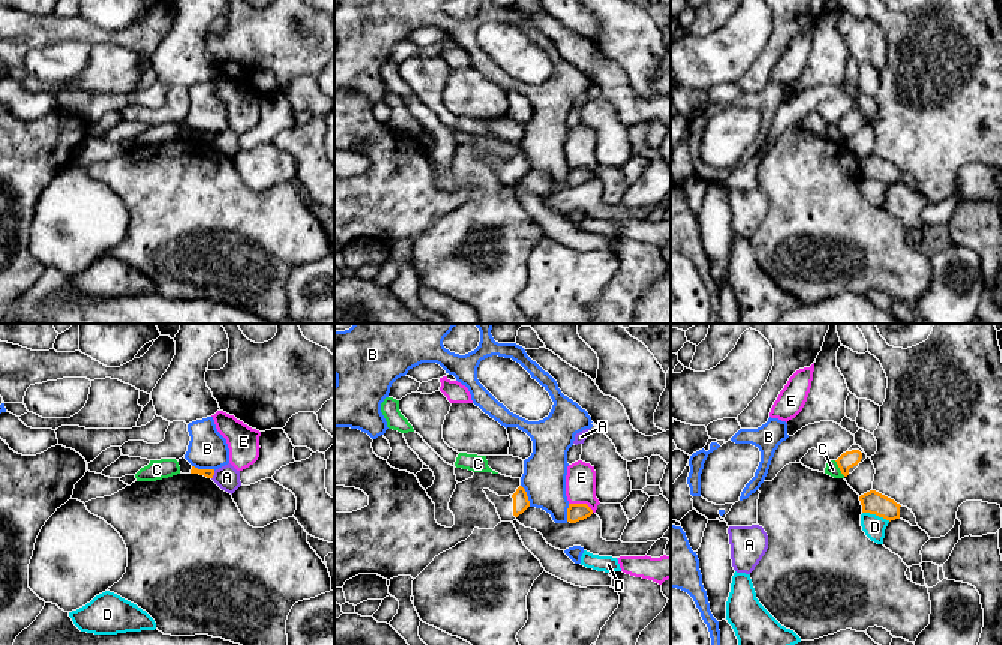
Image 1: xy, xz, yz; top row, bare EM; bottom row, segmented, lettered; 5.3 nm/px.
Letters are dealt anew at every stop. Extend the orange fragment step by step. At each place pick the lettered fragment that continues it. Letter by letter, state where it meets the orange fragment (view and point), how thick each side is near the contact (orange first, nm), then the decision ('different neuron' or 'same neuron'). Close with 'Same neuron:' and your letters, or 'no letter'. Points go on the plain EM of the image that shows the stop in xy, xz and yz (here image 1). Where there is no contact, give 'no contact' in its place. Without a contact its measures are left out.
A: meets orange in xy at (213, 138); 50 nm thick on the orange side, 130 nm on the other; different neuron
B: meets orange in xy at (204, 134); 50 nm thick on the orange side, 220 nm on the other; different neuron
C: meets orange in yz at (839, 131); 90 nm thick on the orange side, 70 nm on the other; different neuron
D: meets orange in yz at (876, 179); 120 nm thick on the orange side, 120 nm on the other; different neuron
E: meets orange in xz at (581, 168); 100 nm thick on the orange side, 160 nm on the other; different neuron
Same neuron: no letter

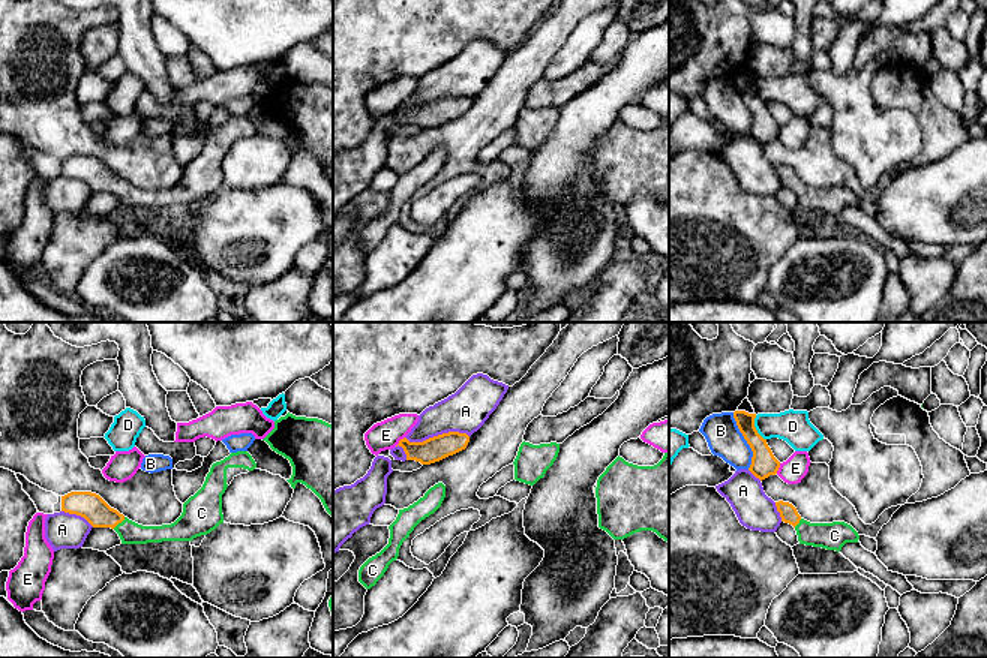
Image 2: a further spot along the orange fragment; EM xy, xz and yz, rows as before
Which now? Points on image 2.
A: meets orange in xz at (438, 99); 130 nm thick on the orange side, 240 nm on the other; different neuron
B: meets orange in yz at (746, 104); 140 nm thick on the orange side, 190 nm on the other; different neuron
C: meets orange in xy at (119, 186); 150 nm thick on the orange side, 120 nm on the other; same neuron
D: meets orange in yz at (755, 92); 140 nm thick on the orange side, 180 nm on the other; different neuron
E: meets orange in xz at (399, 105); 130 nm thick on the orange side, 160 nm on the other; different neuron
Same neuron: C

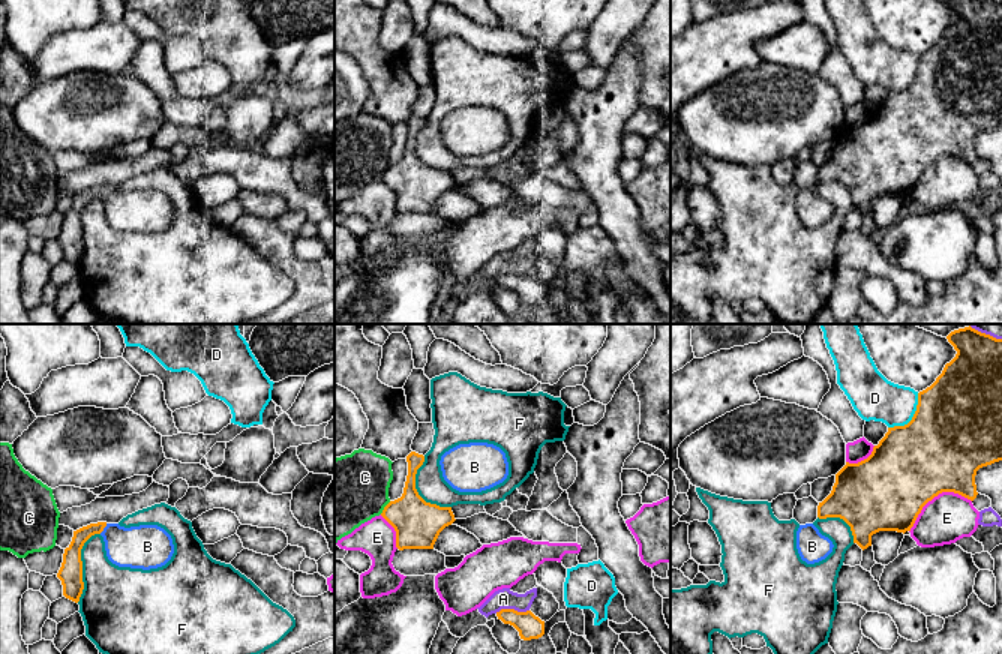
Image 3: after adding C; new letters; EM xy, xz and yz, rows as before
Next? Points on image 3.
A: meets orange in xz at (512, 273); 130 nm thick on the orange side, 110 nm on the other; different neuron
B: meets orange in xy at (104, 191); 100 nm thick on the orange side, 240 nm on the other; same neuron
C: meets orange in xz at (384, 171); 260 nm thick on the orange side, 380 nm on the other; different neuron
D: meets orange in yz at (912, 81); 480 nm thick on the orange side, 240 nm on the other; different neuron
E: meets orange in yz at (935, 159); 440 nm thick on the orange side, 260 nm on the other; different neuron
F: meets orange in xy at (81, 230); 130 nm thick on the orange side, 360 nm on the other; different neuron
Same neuron: B

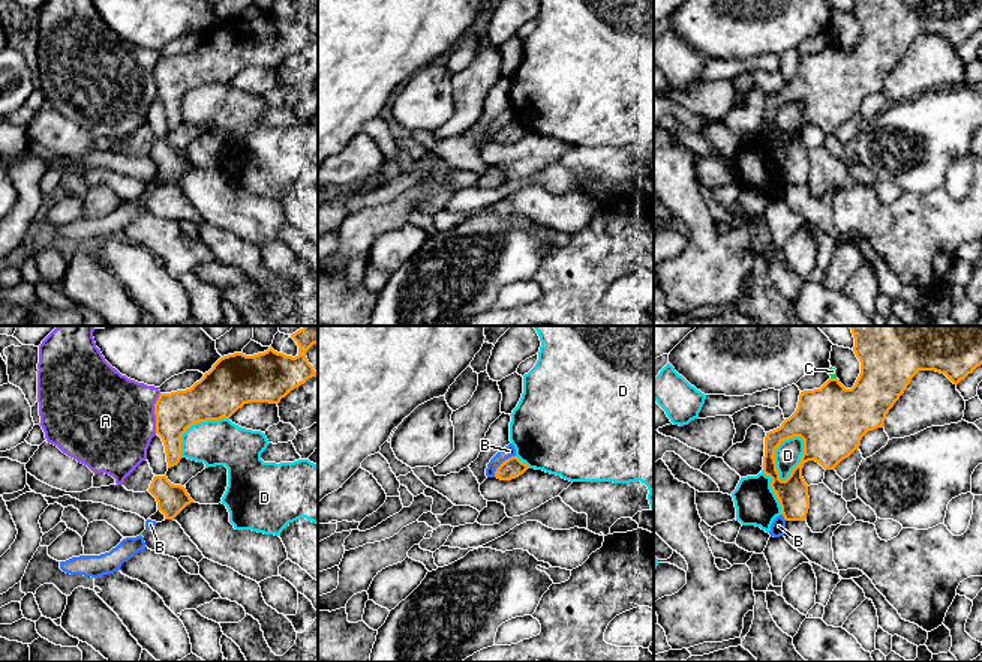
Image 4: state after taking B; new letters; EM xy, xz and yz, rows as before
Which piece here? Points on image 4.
A: meets orange in xy at (155, 77); 220 nm thick on the orange side, 480 nm on the other; different neuron
B: meets orange in xz at (501, 128); 110 nm thick on the orange side, 70 nm on the other; different neuron
C: meets orange in yz at (834, 42); 360 nm thick on the orange side, 50 nm on the other; different neuron
D: meets orange in yz at (801, 123); 360 nm thick on the orange side, 140 nm on the other; different neuron
Same neuron: no letter

